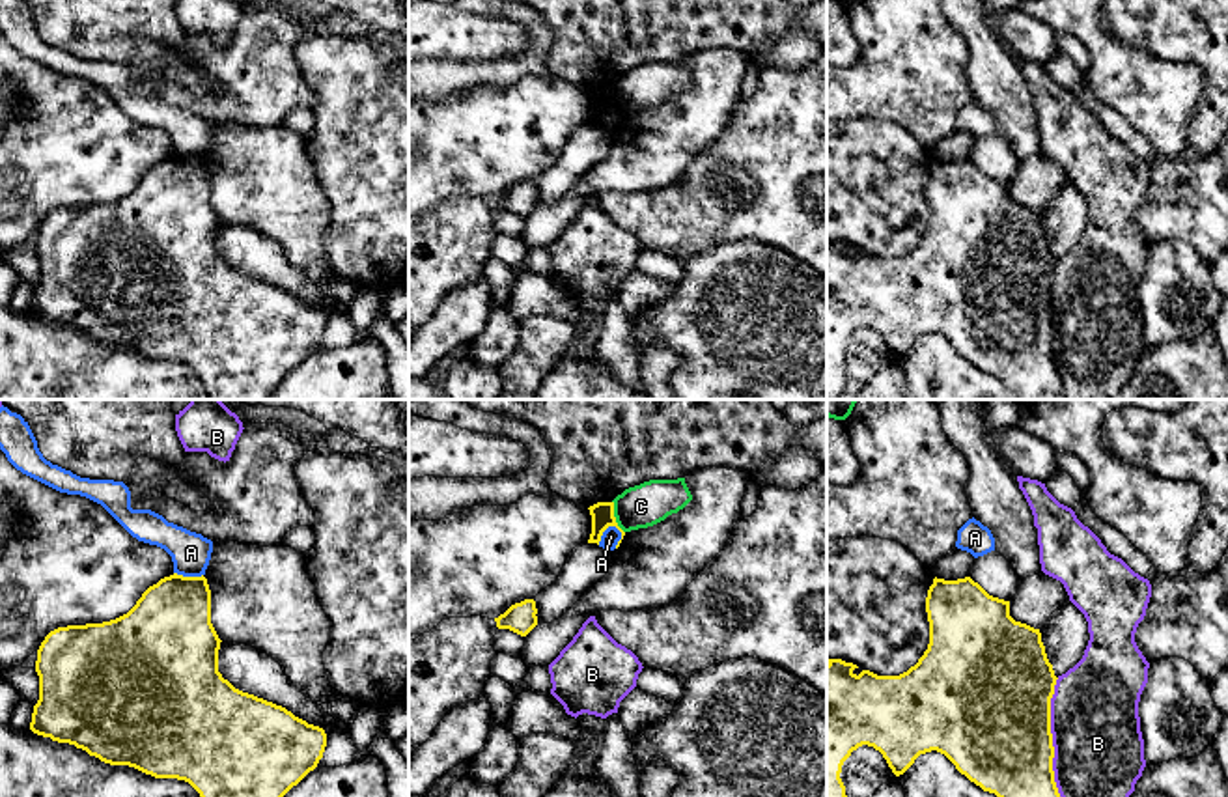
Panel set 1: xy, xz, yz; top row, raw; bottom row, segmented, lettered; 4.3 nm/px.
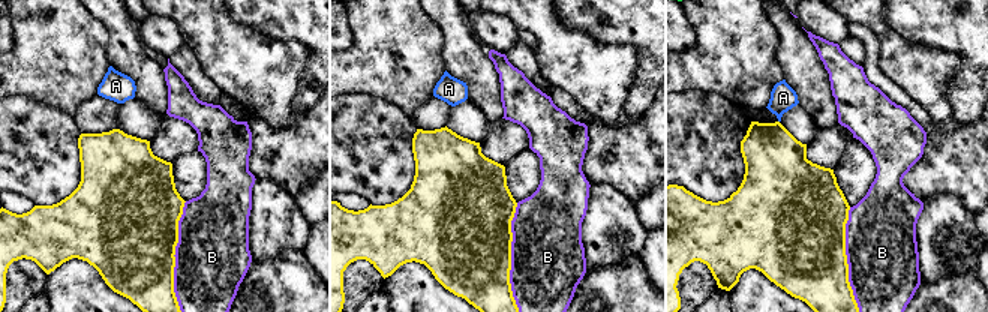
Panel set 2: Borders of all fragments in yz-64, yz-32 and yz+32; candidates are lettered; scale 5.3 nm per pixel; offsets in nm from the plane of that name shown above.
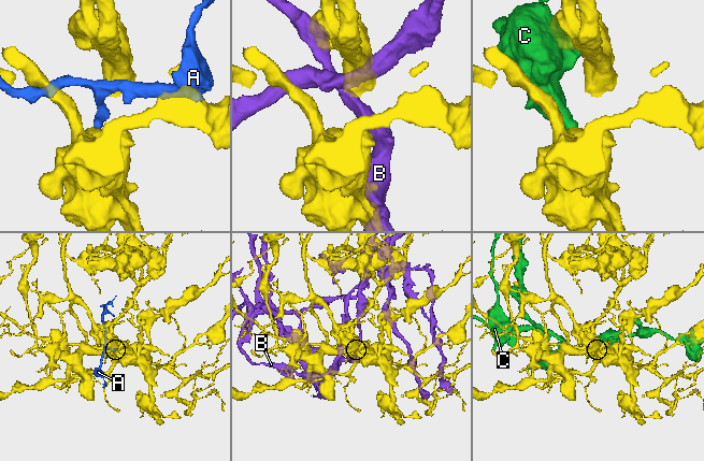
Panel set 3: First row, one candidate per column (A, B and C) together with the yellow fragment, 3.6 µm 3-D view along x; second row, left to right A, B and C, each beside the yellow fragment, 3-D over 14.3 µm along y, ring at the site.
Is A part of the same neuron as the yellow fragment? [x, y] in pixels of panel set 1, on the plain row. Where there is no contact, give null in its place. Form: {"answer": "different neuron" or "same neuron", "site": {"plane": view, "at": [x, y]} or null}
{"answer": "different neuron", "site": {"plane": "xz", "at": [607, 109]}}

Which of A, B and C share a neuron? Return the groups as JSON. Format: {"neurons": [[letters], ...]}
{"neurons": [["A"], ["B"], ["C"]]}

